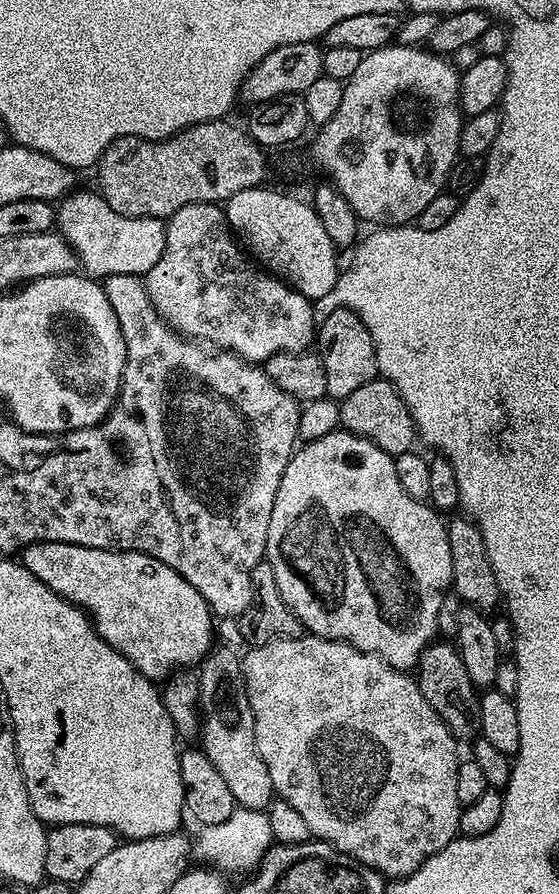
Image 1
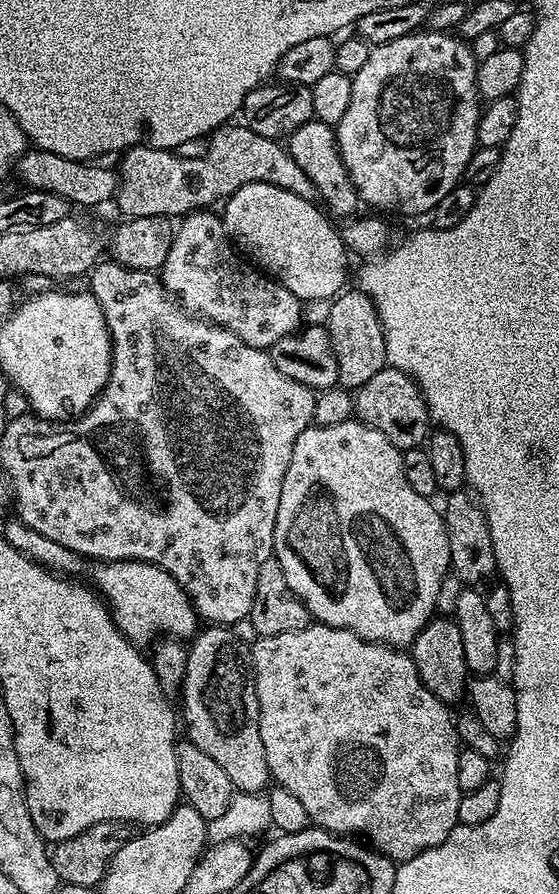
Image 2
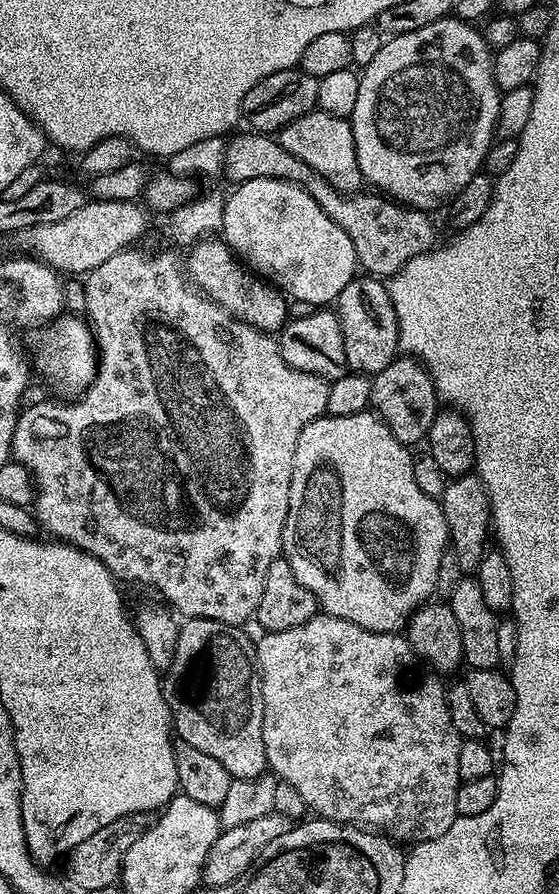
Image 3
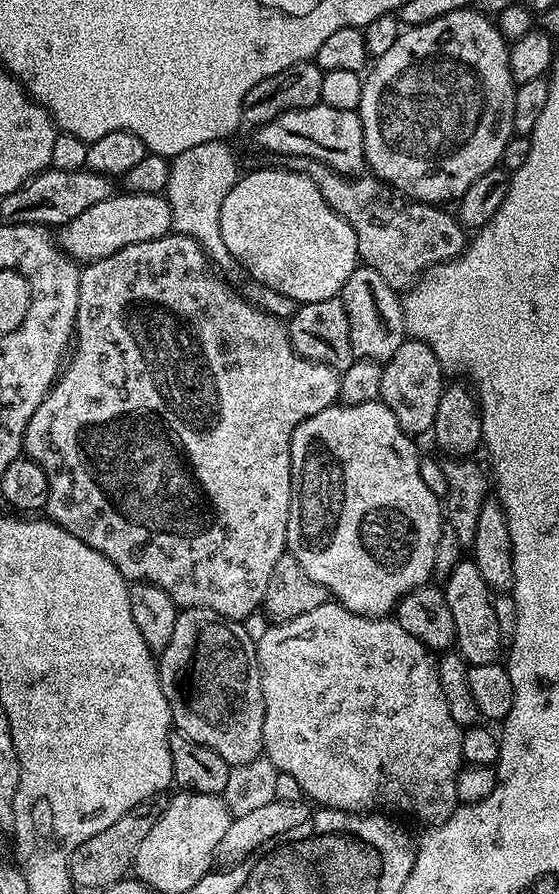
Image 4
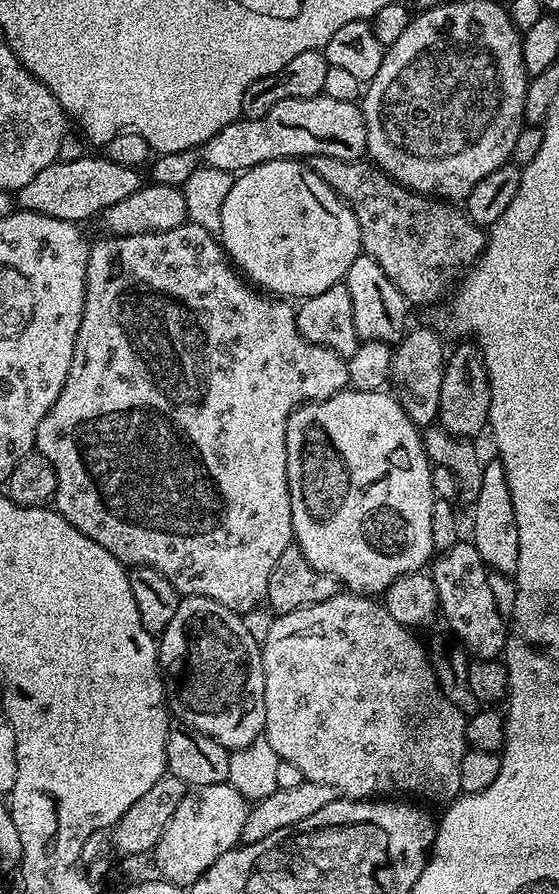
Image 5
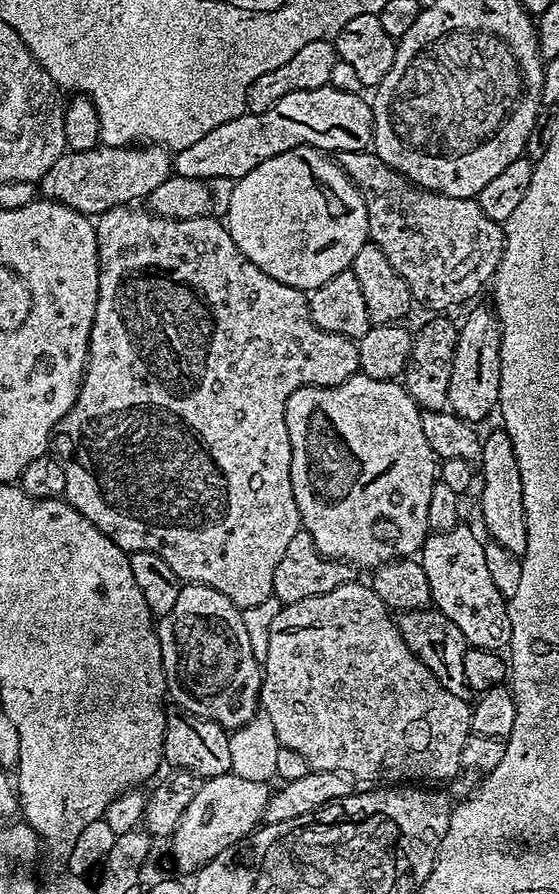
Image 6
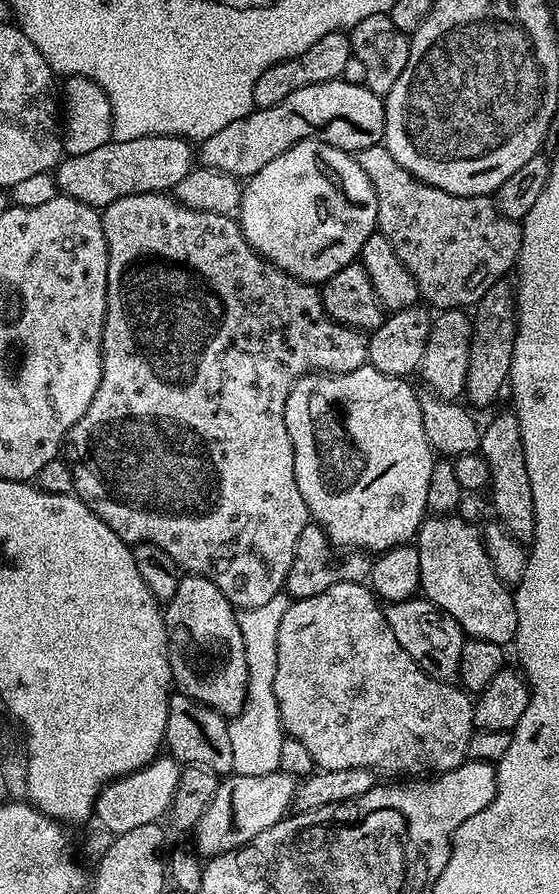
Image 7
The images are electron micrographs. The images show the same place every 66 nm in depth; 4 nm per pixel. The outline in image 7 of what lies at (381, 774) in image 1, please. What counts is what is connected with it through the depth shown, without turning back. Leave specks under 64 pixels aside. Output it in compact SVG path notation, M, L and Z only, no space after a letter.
M338 582L320 594L314 594L305 600L289 603L286 614L282 618L282 626L278 626L278 658L274 674L274 698L278 702L281 725L289 737L306 746L310 750L310 758L314 758L316 768L329 772L330 770L350 770L351 768L371 768L373 773L385 772L388 778L424 778L429 774L439 774L454 770L464 763L468 756L468 743L474 731L472 723L473 697L463 687L452 682L435 680L426 674L398 646L398 638L394 638L390 626L386 626L386 618L377 597L371 587L354 582Z

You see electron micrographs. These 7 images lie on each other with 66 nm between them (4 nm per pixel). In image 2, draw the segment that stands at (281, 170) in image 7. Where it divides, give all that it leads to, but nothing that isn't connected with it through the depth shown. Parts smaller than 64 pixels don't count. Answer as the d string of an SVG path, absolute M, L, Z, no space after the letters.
M254 182L250 186L242 186L242 190L223 201L222 208L228 239L259 271L286 286L290 294L294 294L301 301L333 299L340 295L345 287L344 279L348 276L350 253L344 247L343 235L335 228L337 225L313 201L298 198L298 194L290 194L290 190L282 190L266 182Z

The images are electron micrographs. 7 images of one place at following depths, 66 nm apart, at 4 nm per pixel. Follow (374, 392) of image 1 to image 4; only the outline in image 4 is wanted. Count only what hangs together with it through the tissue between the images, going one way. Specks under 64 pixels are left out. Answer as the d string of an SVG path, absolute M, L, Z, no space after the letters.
M408 338L382 367L380 399L392 411L394 418L398 418L398 426L402 426L404 432L413 438L420 438L423 432L431 433L438 402L446 387L444 379L446 373L431 346Z

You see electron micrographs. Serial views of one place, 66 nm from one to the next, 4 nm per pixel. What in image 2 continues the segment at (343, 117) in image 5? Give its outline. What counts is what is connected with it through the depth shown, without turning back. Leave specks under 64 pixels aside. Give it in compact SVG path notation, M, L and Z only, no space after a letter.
M314 118L298 126L298 130L294 130L294 134L287 137L286 147L294 158L294 162L302 166L306 178L314 182L319 203L326 209L329 217L344 222L357 215L356 207L361 207L362 201L340 157L340 151L336 145L336 129L333 125L324 124L321 120Z

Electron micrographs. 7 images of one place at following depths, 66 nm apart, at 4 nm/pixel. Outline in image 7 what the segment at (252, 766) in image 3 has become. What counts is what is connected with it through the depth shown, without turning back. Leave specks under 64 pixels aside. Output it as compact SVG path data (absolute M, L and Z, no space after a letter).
M184 574L163 614L175 691L213 708L225 718L237 716L248 693L248 667L237 609L208 576Z

